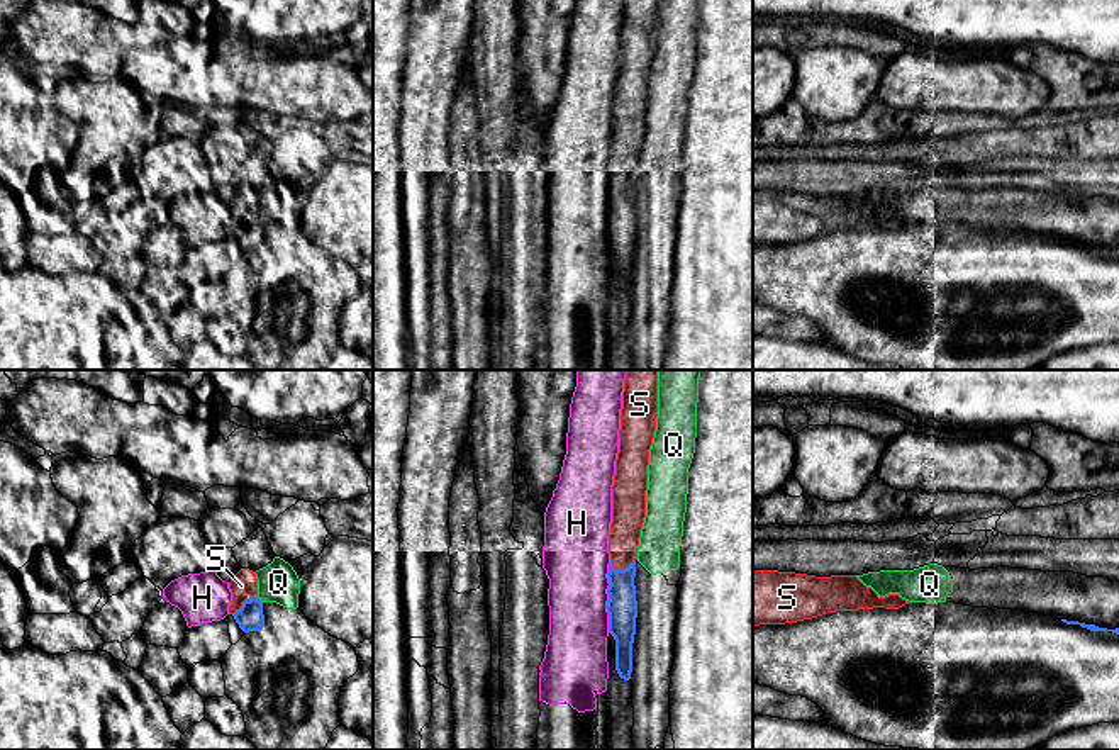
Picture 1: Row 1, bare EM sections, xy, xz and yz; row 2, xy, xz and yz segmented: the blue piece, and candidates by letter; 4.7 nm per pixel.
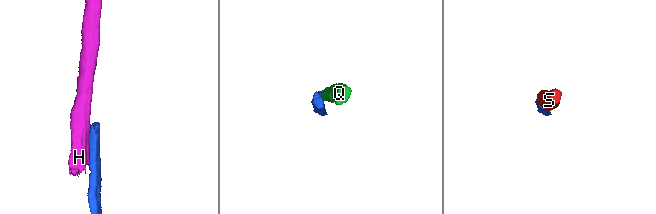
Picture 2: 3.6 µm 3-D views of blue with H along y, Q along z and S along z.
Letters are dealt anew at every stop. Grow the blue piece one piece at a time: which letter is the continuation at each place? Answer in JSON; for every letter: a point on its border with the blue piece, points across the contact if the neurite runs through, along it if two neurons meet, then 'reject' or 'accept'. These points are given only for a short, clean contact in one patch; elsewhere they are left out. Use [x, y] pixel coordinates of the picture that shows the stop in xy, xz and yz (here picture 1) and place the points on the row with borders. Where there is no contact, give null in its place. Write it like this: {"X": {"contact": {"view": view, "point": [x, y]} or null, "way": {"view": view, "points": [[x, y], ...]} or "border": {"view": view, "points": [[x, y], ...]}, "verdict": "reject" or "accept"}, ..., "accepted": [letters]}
{"H": {"contact": {"view": "xz", "point": [609, 596]}, "verdict": "reject"}, "Q": {"contact": {"view": "xy", "point": [258, 599]}, "verdict": "reject"}, "S": {"contact": {"view": "xz", "point": [621, 570]}, "verdict": "accept"}, "accepted": ["S"]}

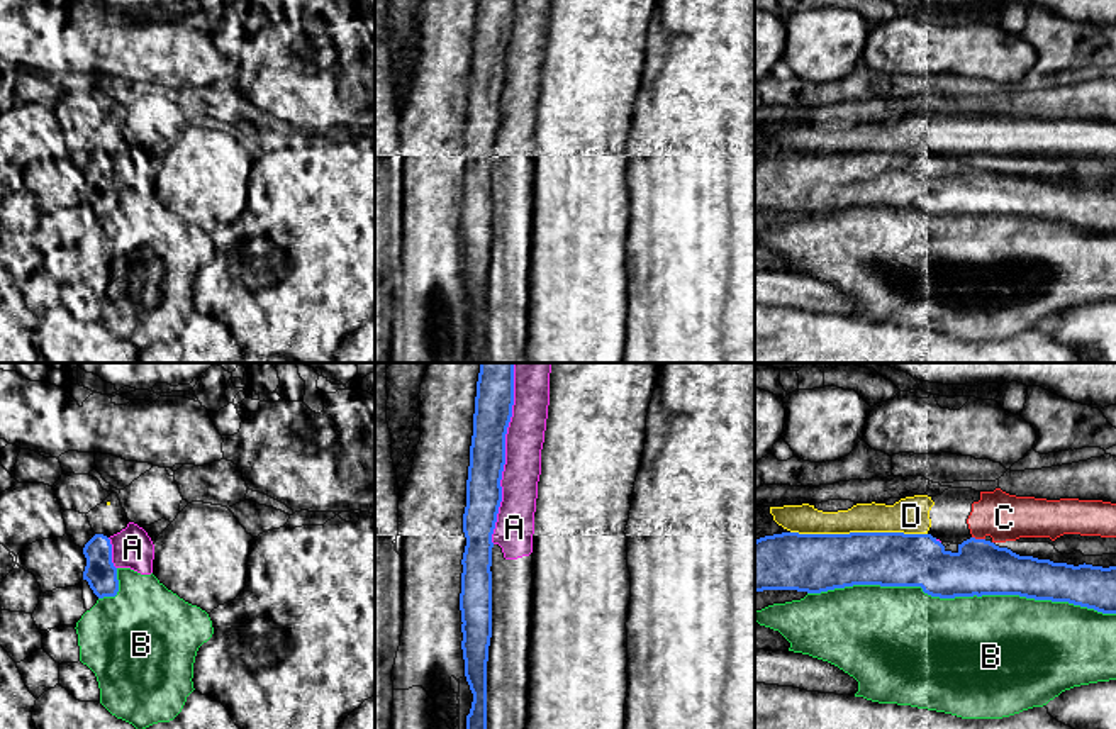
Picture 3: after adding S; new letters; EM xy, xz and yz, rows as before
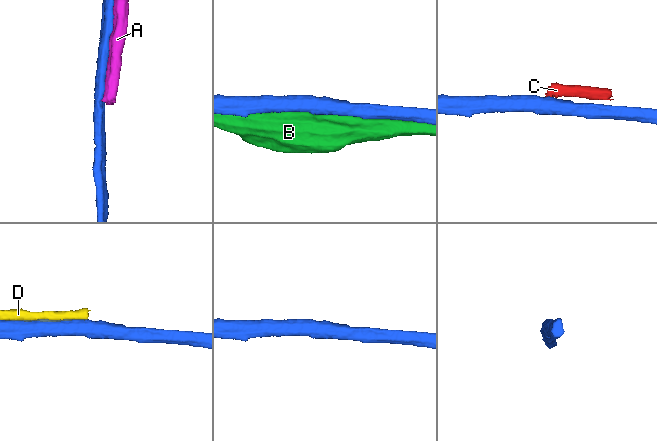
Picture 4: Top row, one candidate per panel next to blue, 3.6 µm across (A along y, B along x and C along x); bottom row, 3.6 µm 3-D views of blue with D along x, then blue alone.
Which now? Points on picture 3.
{"A": {"contact": {"view": "xz", "point": [504, 453]}, "verdict": "reject"}, "B": {"contact": {"view": "yz", "point": [962, 595]}, "verdict": "reject"}, "C": {"contact": {"view": "yz", "point": [979, 539]}, "border": {"view": "yz", "points": [[972, 536], [984, 539]]}, "verdict": "reject"}, "D": {"contact": {"view": "yz", "point": [859, 533]}, "verdict": "reject"}, "accepted": []}

